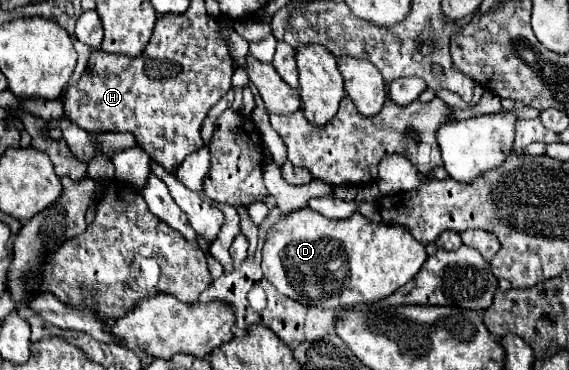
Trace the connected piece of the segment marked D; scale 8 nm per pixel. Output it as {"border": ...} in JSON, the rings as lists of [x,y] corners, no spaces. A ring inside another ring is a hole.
{"border":[[[304,206],[298,212],[286,214],[274,224],[262,246],[262,272],[264,276],[276,286],[276,290],[304,306],[320,306],[324,310],[338,310],[354,304],[376,302],[390,294],[394,294],[400,286],[412,280],[422,264],[426,262],[428,254],[424,244],[414,240],[408,228],[398,224],[376,224],[362,214],[348,220],[328,220],[312,208]]]}

